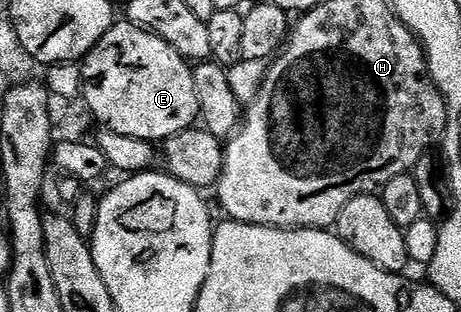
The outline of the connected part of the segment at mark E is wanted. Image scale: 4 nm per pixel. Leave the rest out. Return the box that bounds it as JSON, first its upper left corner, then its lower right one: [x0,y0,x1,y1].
[80,21,200,141]

